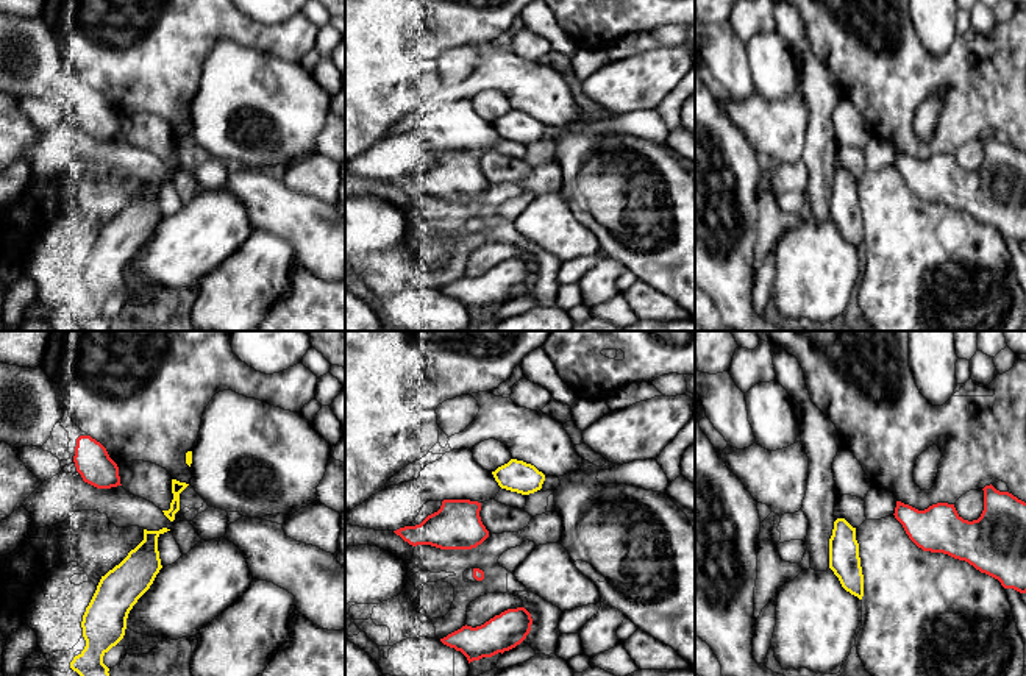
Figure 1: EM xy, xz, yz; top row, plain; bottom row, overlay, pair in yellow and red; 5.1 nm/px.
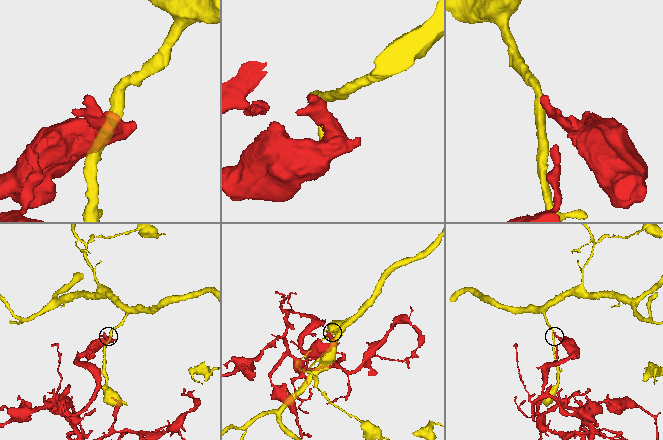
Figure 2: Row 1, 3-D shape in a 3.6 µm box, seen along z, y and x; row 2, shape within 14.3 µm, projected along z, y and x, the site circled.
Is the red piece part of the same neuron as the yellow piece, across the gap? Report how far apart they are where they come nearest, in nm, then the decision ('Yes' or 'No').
Distance 140 nm. No

